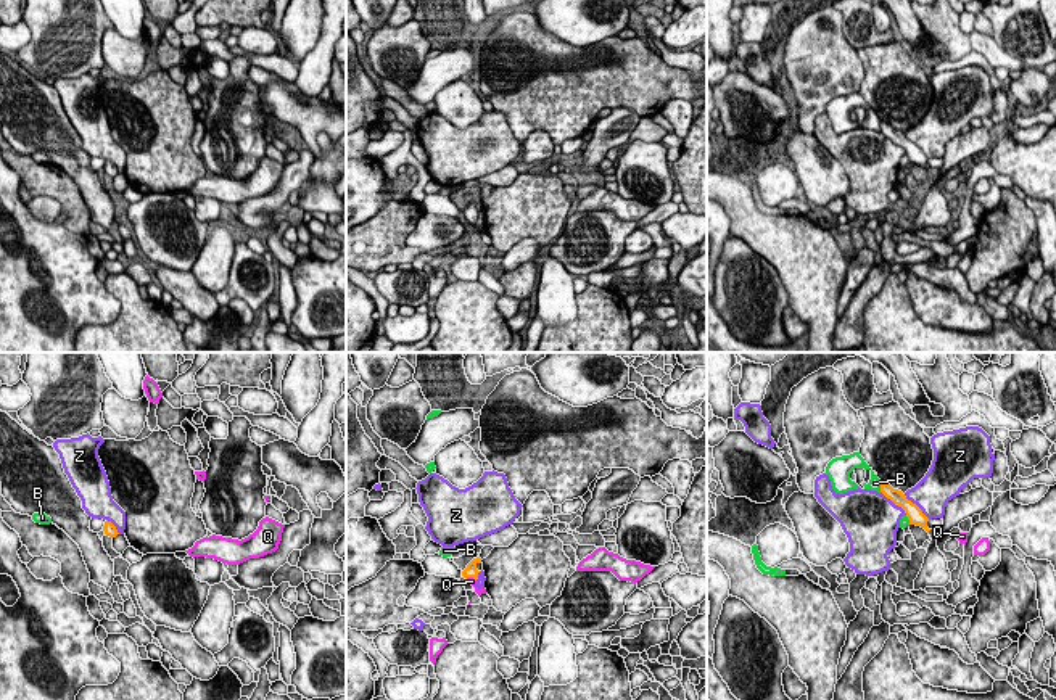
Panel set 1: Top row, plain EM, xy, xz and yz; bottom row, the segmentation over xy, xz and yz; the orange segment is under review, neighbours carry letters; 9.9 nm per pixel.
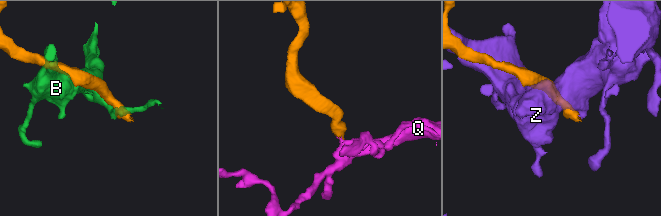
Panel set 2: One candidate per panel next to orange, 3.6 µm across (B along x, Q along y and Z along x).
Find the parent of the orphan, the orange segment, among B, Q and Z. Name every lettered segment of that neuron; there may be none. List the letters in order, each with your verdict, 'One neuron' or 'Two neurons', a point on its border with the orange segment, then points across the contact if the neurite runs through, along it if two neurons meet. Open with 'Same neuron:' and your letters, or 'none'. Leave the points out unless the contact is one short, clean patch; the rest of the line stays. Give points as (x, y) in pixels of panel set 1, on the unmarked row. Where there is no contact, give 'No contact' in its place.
Same neuron: Q
B: Two neurons. Touches orange at yz (881, 126)
Q: One neuron. Touches orange at xz (470, 216). Path across: xz (470, 211), (470, 216), (472, 221)
Z: Two neurons. Touches orange at yz (916, 145)

